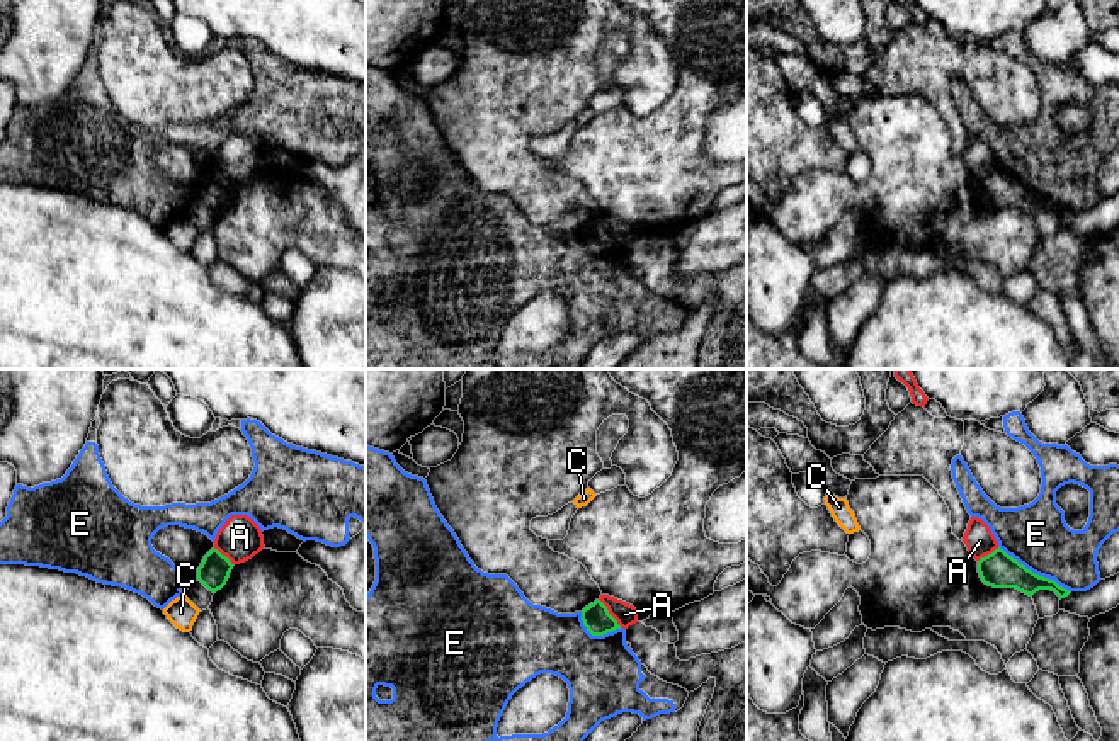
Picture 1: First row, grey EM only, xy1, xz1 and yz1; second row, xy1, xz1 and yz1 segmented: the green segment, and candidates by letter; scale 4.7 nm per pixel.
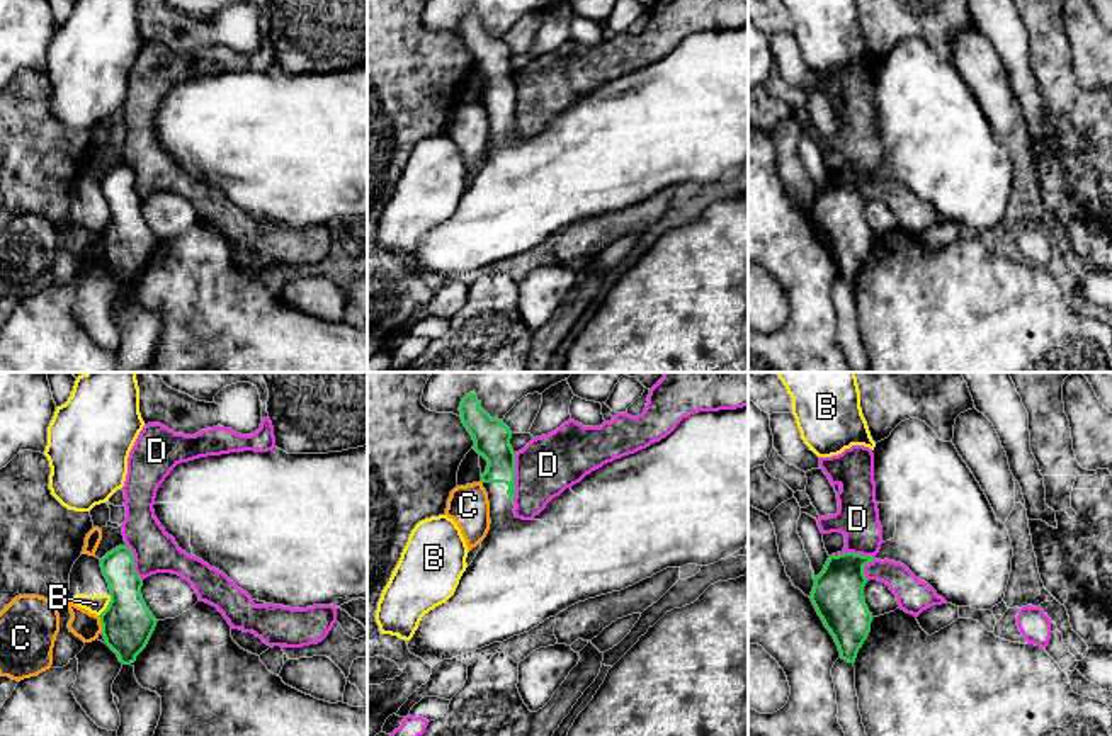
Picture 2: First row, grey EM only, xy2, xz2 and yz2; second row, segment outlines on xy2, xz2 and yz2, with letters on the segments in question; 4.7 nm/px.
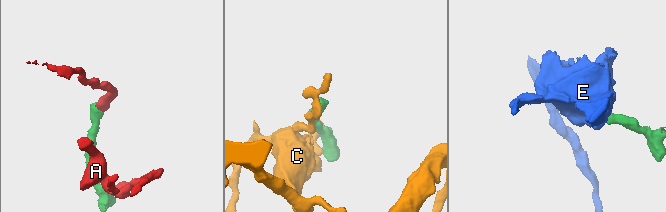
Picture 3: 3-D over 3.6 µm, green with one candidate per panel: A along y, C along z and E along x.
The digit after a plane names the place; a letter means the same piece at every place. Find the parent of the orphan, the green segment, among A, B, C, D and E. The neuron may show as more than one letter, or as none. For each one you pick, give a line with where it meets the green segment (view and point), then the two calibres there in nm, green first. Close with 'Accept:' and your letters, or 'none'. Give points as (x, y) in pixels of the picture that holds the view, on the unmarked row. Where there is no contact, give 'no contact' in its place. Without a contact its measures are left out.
Accept: none

